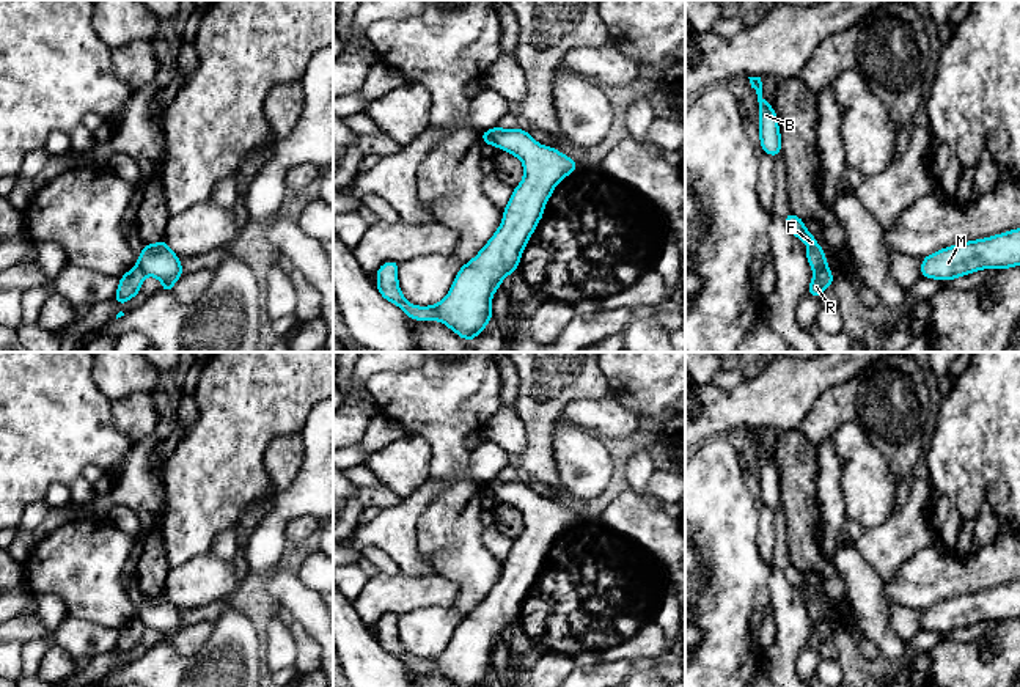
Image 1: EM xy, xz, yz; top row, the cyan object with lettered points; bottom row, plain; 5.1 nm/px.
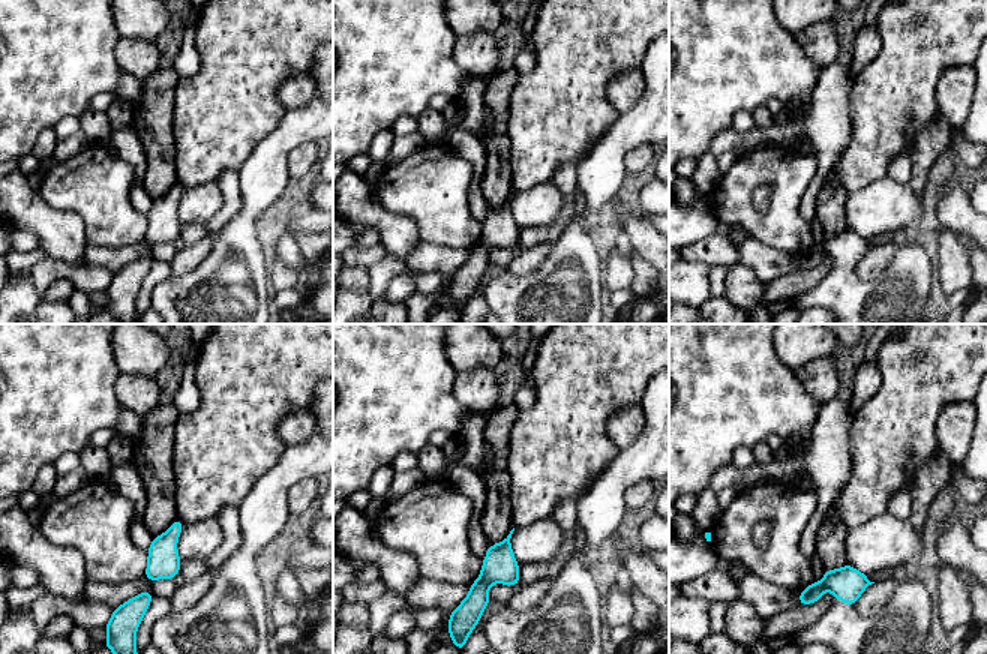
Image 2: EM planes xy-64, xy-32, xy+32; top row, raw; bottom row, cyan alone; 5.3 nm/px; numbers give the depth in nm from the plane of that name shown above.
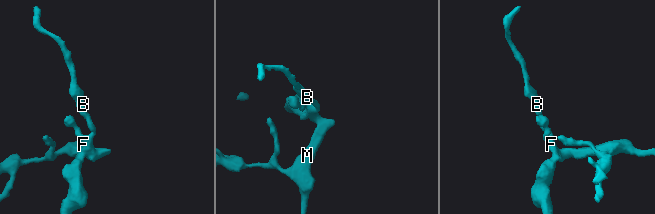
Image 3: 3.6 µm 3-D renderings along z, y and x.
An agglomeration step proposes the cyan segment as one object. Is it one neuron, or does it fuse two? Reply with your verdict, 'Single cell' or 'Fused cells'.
Fused cells

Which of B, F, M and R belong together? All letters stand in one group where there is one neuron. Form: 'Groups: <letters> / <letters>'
Groups: B F M / R

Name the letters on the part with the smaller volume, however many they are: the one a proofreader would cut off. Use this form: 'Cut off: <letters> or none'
Cut off: B, F, M

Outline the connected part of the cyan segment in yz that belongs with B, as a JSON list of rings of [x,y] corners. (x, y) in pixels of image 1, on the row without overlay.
[[[748,429],[751,440],[758,446],[759,454],[759,492],[761,500],[772,509],[776,509],[781,505],[781,486],[778,479],[776,465],[764,450],[762,450],[762,434],[761,429]]]

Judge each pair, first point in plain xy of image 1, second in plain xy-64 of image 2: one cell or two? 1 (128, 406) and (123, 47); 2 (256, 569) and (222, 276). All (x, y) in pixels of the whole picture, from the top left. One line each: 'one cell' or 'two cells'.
1: one cell
2: one cell

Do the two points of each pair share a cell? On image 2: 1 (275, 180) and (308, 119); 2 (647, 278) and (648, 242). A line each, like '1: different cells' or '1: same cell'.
1: same cell
2: different cells

